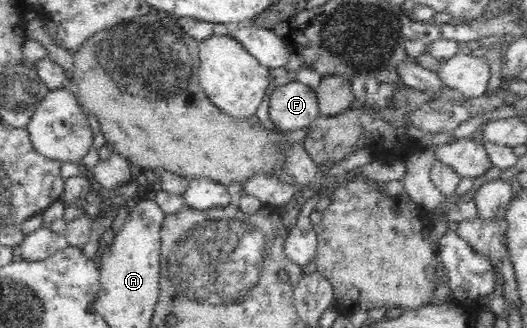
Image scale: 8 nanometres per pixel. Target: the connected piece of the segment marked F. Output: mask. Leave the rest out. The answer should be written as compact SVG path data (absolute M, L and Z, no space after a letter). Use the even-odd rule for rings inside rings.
M300 81L278 86L269 101L270 126L280 131L306 128L320 115L315 89Z

